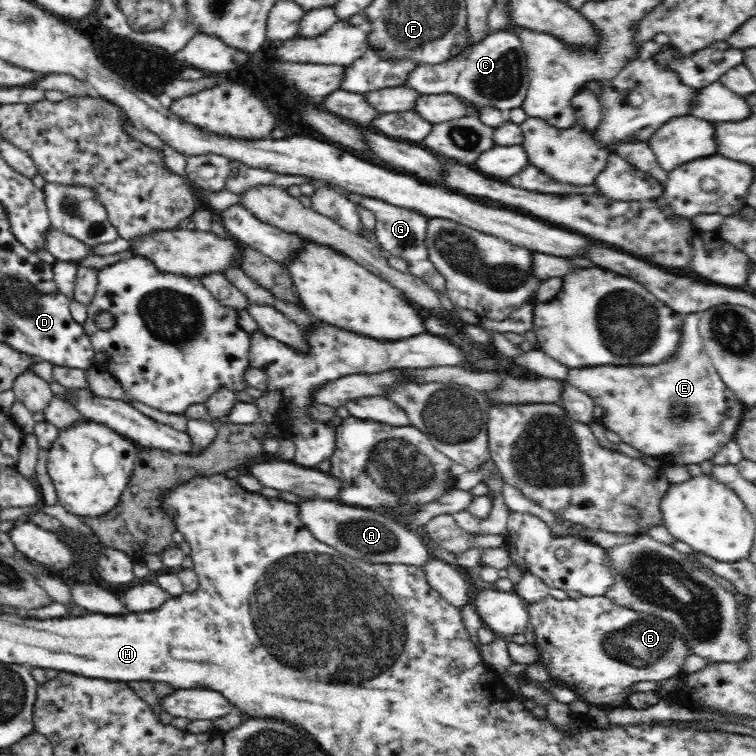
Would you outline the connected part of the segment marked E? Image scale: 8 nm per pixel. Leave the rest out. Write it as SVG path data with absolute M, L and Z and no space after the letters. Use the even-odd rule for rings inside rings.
M699 313L683 314L686 328L681 329L682 338L676 354L654 366L591 366L568 369L566 381L585 392L598 406L605 410L599 421L607 430L617 432L621 443L642 452L645 457L666 458L672 464L694 468L707 459L713 459L729 441L735 439L739 421L747 407L726 386L711 363L699 333Z

